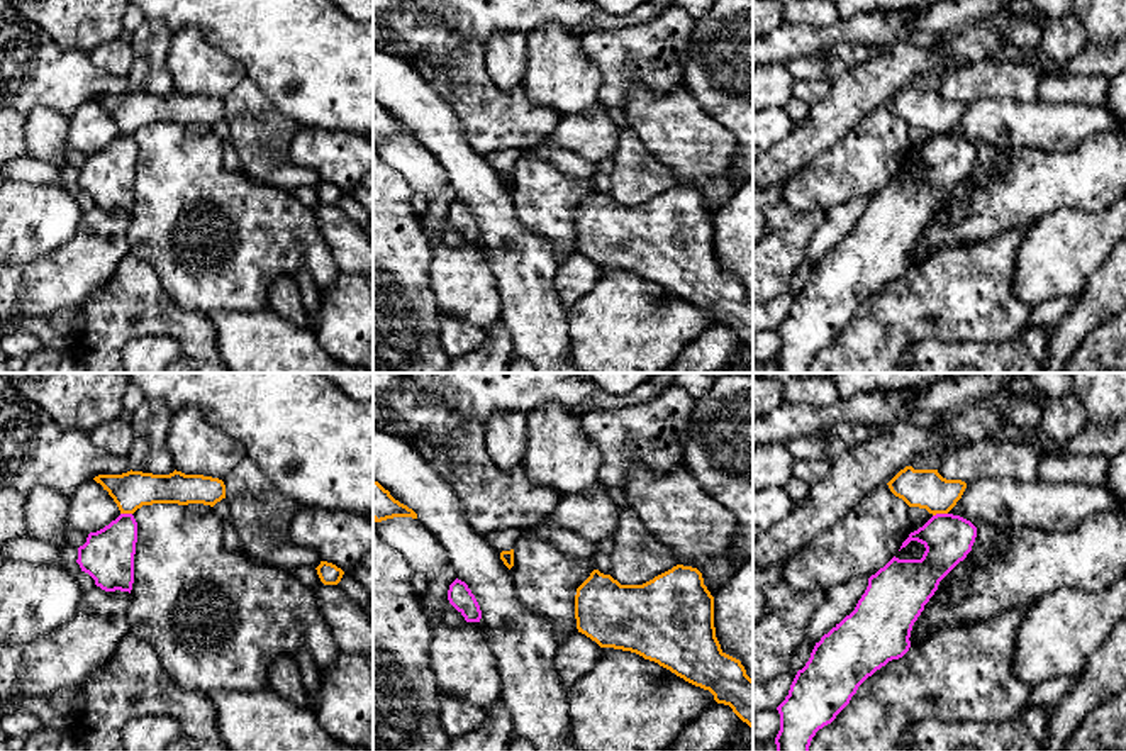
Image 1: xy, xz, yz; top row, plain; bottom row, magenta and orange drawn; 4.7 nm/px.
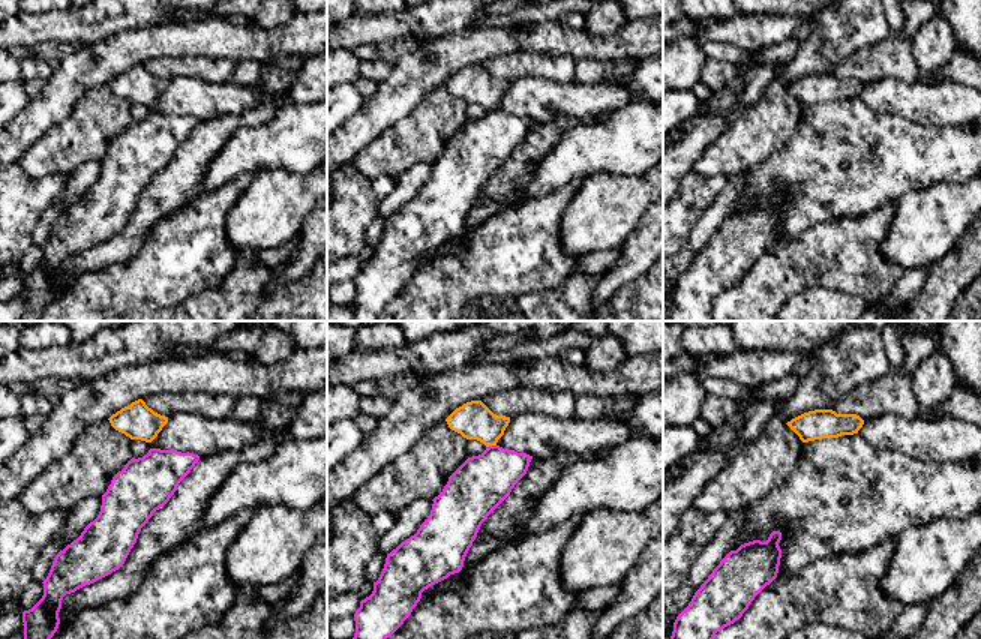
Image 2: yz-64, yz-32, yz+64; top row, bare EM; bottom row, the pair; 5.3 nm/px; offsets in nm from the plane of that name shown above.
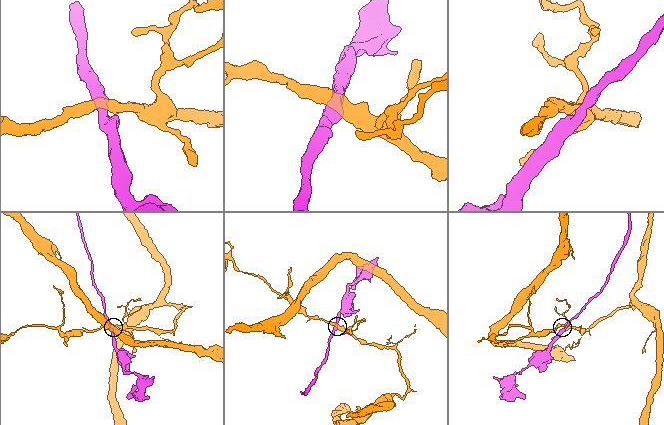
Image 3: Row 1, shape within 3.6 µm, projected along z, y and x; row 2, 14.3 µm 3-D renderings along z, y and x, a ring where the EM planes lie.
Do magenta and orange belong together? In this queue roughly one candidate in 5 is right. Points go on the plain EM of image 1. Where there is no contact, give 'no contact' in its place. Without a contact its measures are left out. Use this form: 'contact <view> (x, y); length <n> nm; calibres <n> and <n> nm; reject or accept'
contact yz (940, 134); length 70 nm; calibres 220 and 190 nm; reject

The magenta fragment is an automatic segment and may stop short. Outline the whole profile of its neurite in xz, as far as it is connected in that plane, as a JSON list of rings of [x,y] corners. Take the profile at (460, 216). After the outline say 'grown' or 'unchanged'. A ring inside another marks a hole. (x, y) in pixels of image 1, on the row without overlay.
[[[456,198],[449,205],[448,220],[465,237],[466,242],[480,242],[480,225],[465,202]]]; unchanged

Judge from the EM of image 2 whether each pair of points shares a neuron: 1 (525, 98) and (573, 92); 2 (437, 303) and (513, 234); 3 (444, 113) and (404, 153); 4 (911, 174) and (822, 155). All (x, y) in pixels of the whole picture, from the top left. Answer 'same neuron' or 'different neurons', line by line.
1: same neuron
2: same neuron
3: same neuron
4: same neuron

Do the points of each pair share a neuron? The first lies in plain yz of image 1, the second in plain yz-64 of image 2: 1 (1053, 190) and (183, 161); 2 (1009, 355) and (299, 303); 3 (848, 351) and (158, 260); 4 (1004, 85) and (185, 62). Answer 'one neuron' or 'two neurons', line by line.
1: two neurons
2: one neuron
3: one neuron
4: one neuron

